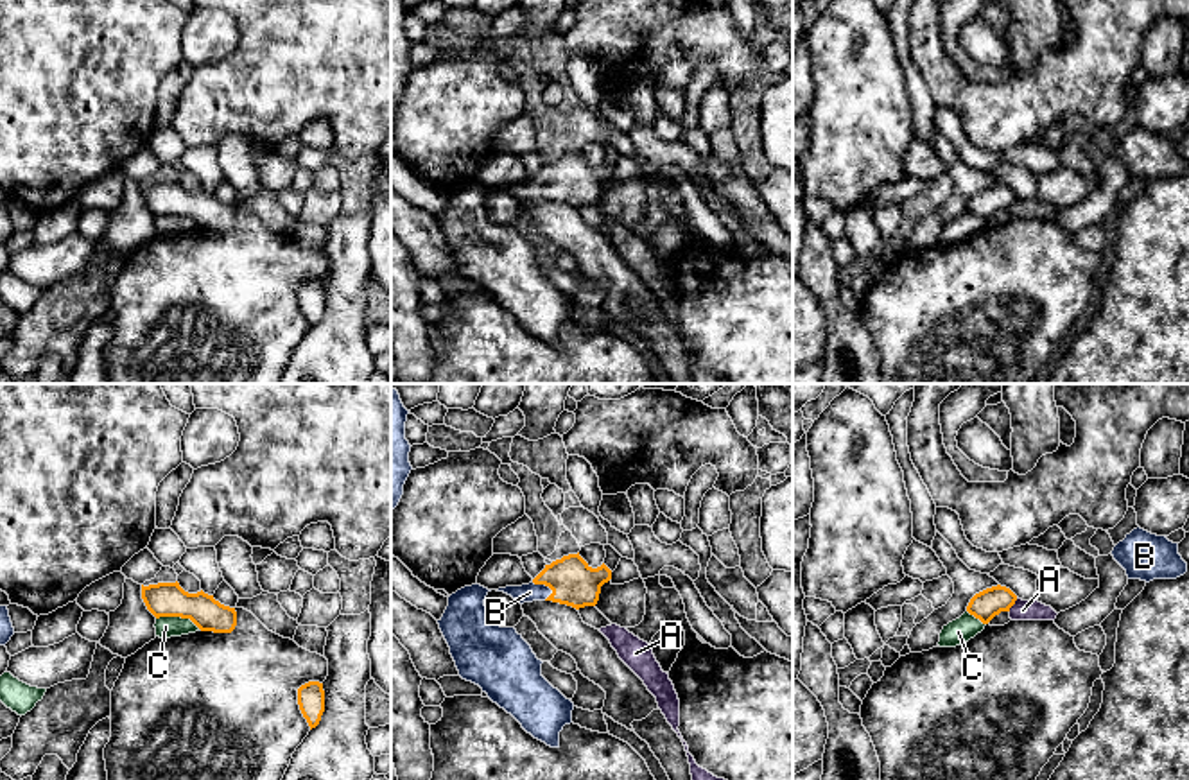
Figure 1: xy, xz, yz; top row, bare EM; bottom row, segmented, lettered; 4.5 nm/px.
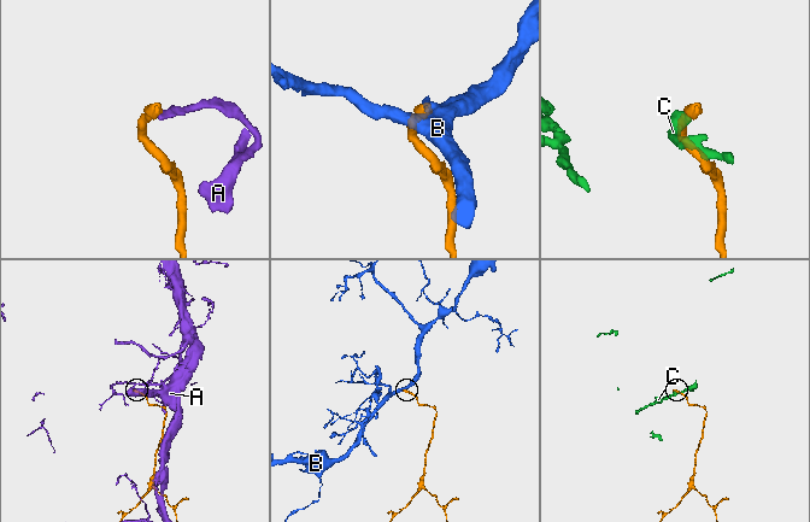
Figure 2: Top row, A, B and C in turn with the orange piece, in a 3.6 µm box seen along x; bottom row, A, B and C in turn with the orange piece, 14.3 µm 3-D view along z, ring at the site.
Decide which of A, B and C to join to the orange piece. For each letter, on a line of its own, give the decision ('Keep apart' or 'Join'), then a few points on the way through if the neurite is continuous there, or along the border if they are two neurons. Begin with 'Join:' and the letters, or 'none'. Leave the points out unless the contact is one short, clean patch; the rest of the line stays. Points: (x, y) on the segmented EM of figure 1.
Join: B
A: Keep apart. Boundary: yz (1017, 598), (1008, 610)
B: Join. Path across: xz (574, 583), (544, 583), (529, 592)
C: Keep apart. Boundary: xy (156, 617), (189, 617), (199, 628)

